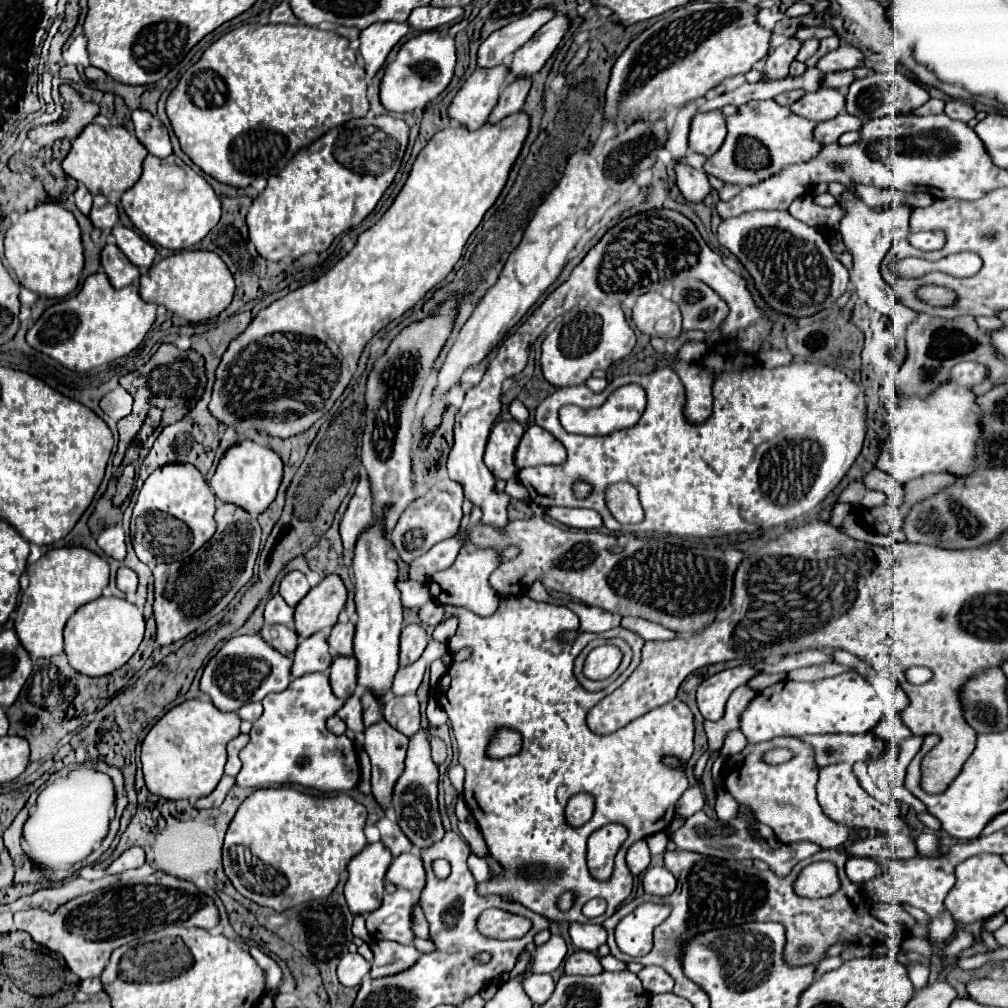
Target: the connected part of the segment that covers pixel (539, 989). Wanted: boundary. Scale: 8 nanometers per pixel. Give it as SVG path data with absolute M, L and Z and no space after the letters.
M532 974L524 982L524 992L530 996L530 1000L538 1006L542 1006L554 992L554 982L550 974Z

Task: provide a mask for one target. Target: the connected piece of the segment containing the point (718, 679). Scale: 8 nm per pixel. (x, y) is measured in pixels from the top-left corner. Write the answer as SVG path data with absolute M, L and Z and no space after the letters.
M736 666L730 670L722 670L708 680L704 680L698 688L698 708L702 716L724 716L724 706L728 696L734 692L734 688L746 684L752 680L758 672L750 666Z

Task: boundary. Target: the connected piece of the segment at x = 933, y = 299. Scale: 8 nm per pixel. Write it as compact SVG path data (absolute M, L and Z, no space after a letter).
M924 284L916 290L916 296L918 300L922 300L924 304L930 304L930 306L940 306L940 308L946 308L946 306L954 306L958 302L958 296L954 290L950 288L944 288L944 286L936 286L936 284Z

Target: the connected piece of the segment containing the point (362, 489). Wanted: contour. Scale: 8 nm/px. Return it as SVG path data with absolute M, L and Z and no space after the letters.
M366 474L360 476L356 492L348 504L348 510L342 516L342 524L340 524L340 536L344 542L344 560L350 566L350 548L354 548L354 536L358 536L358 532L362 532L362 524L366 524L366 520L370 520L372 514L372 488L370 488L370 480Z

